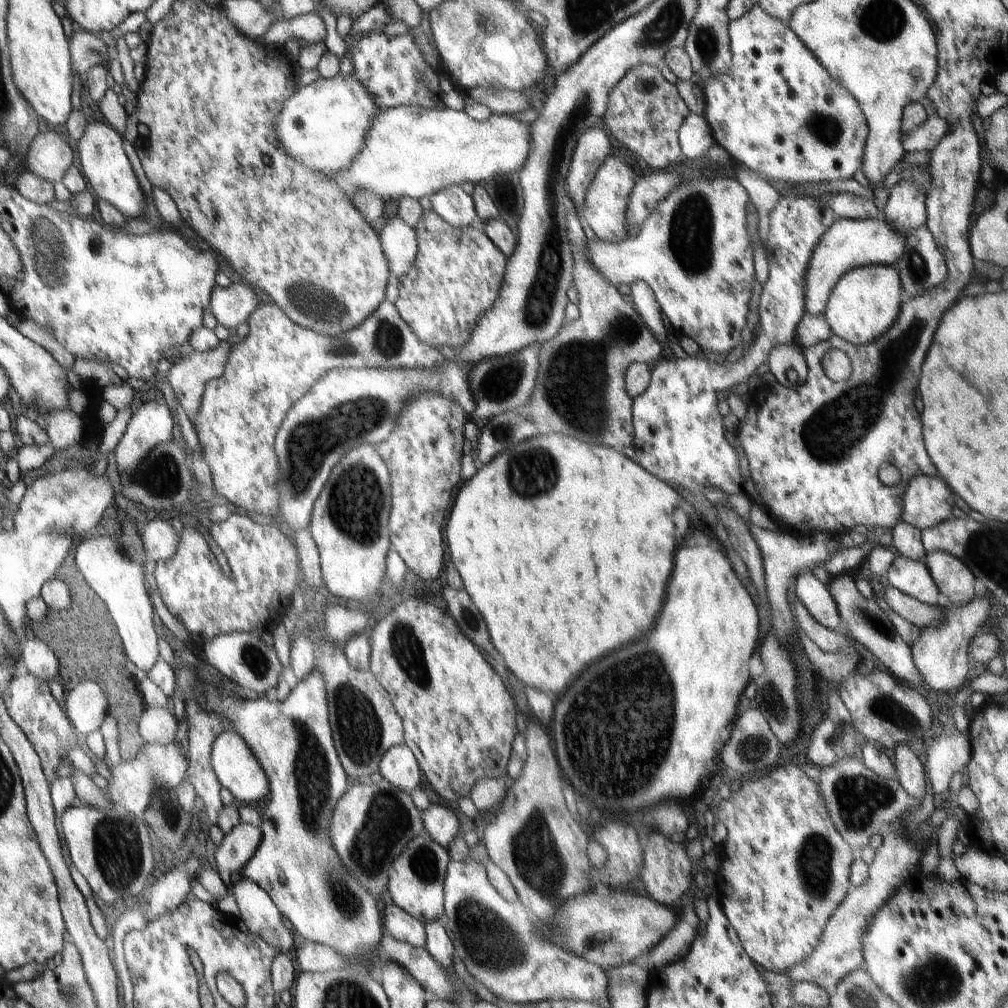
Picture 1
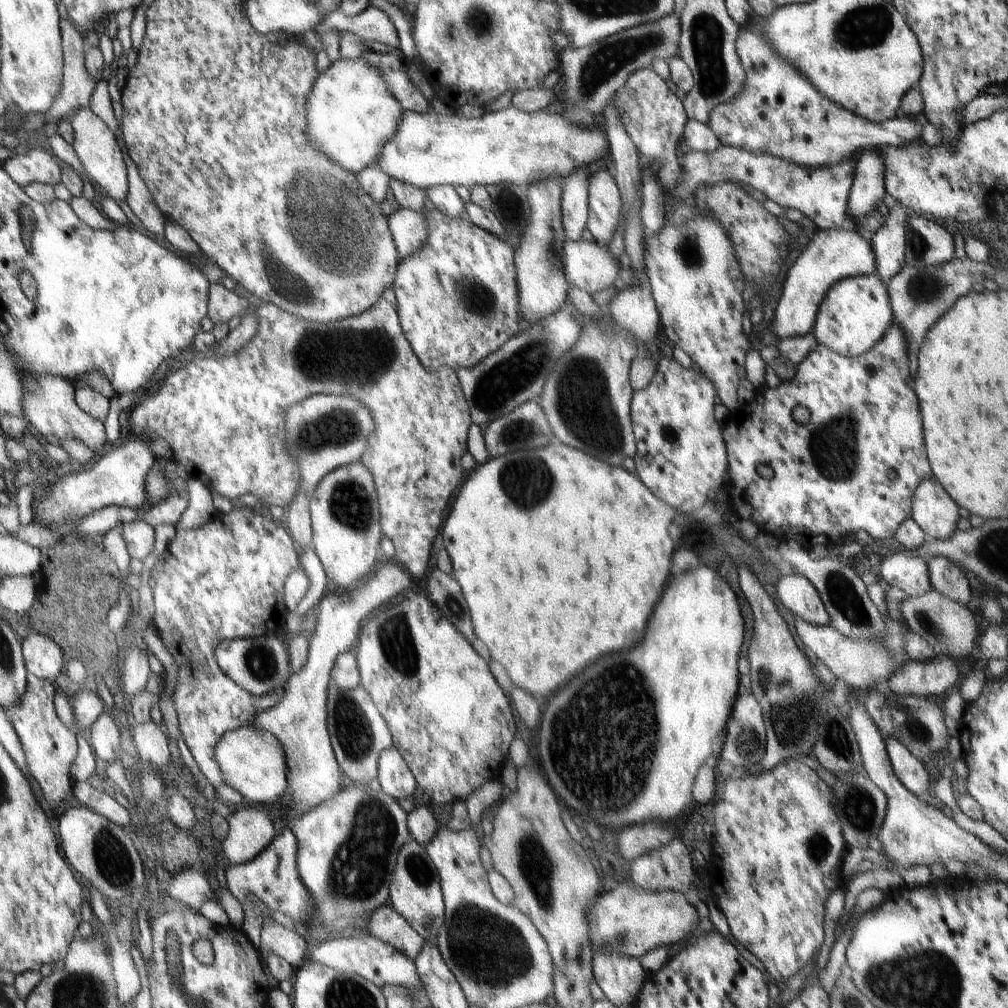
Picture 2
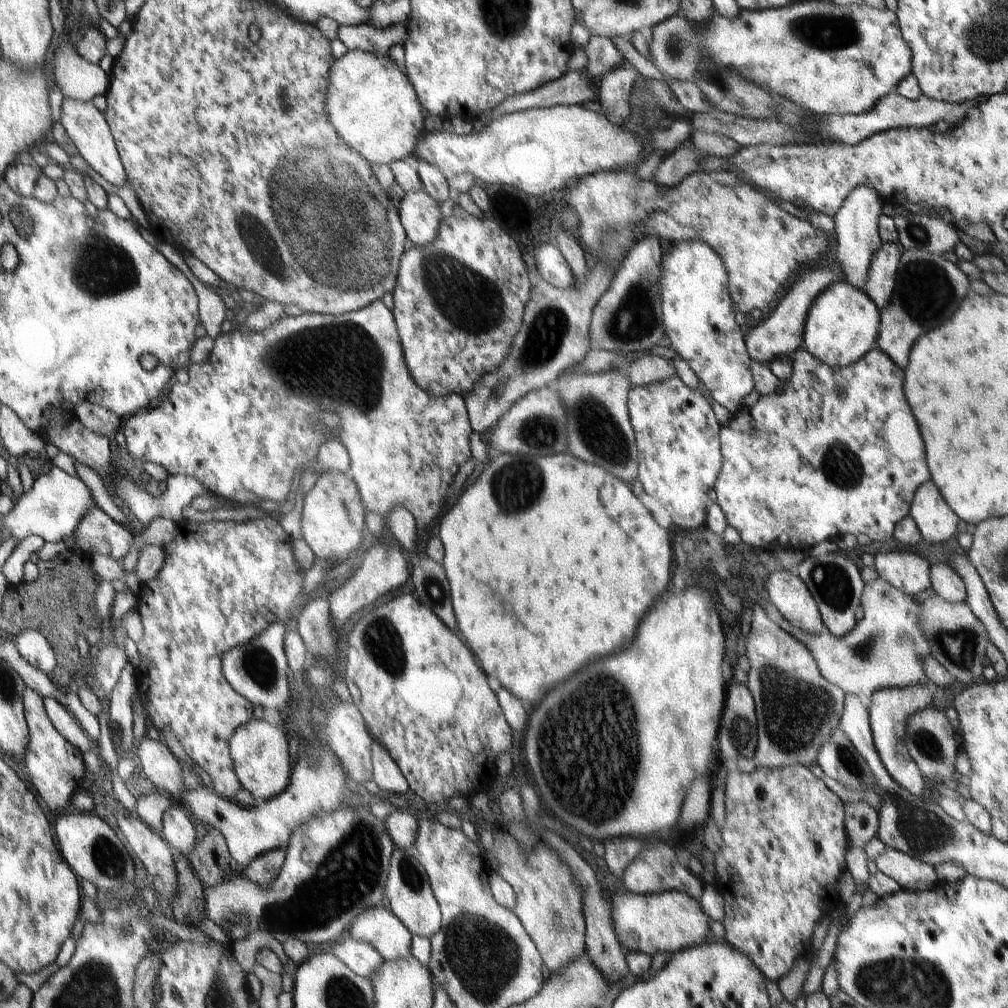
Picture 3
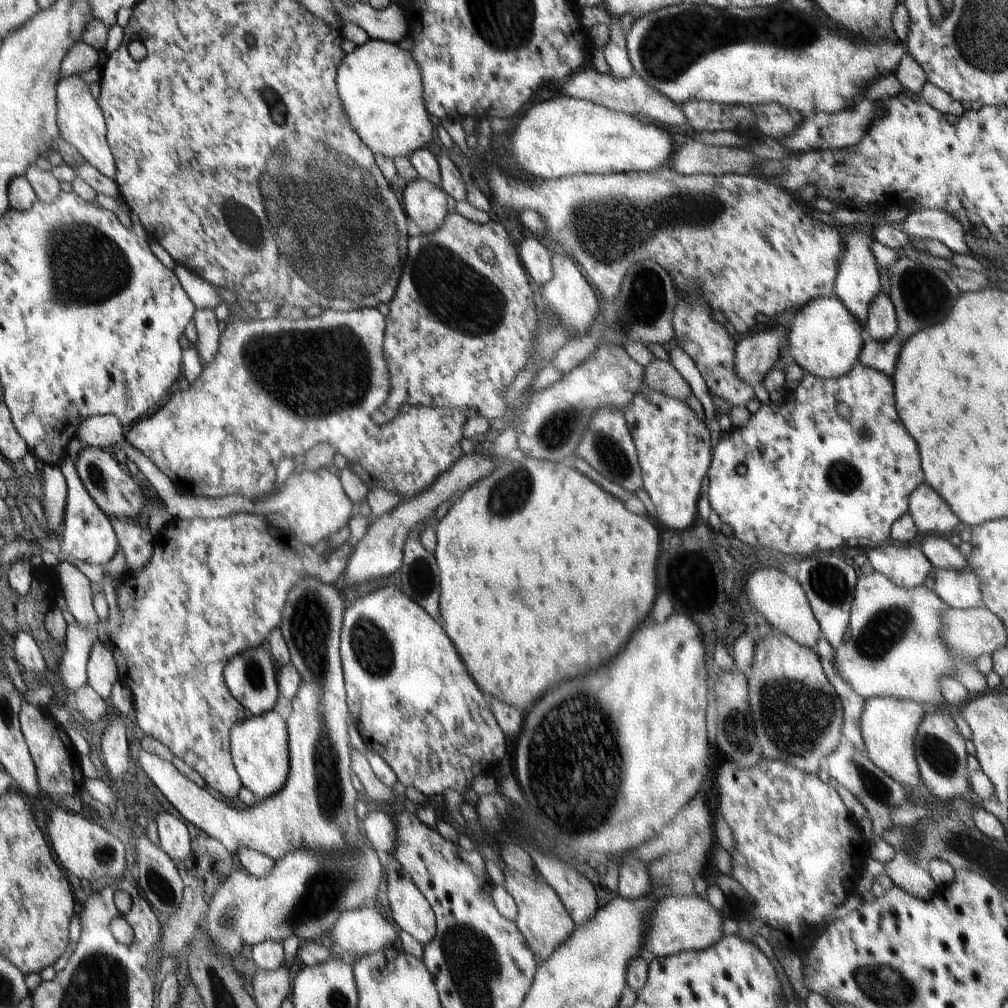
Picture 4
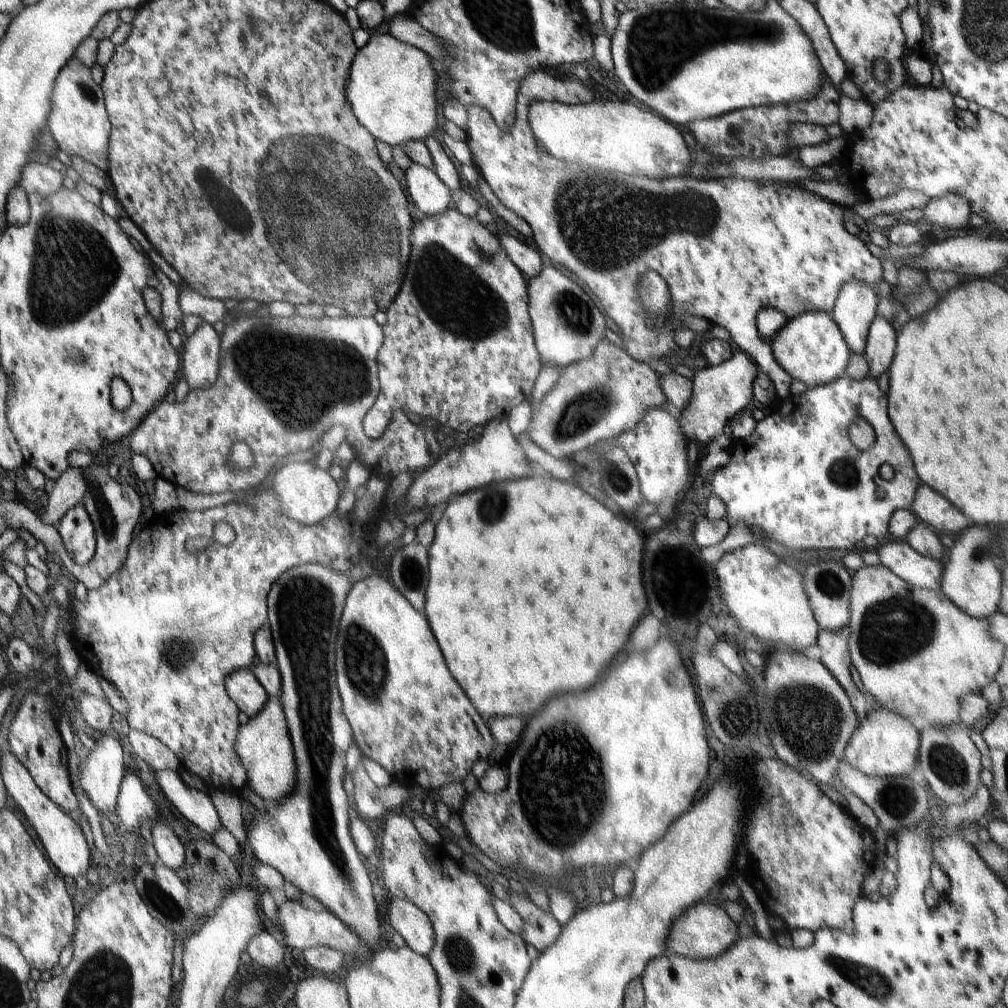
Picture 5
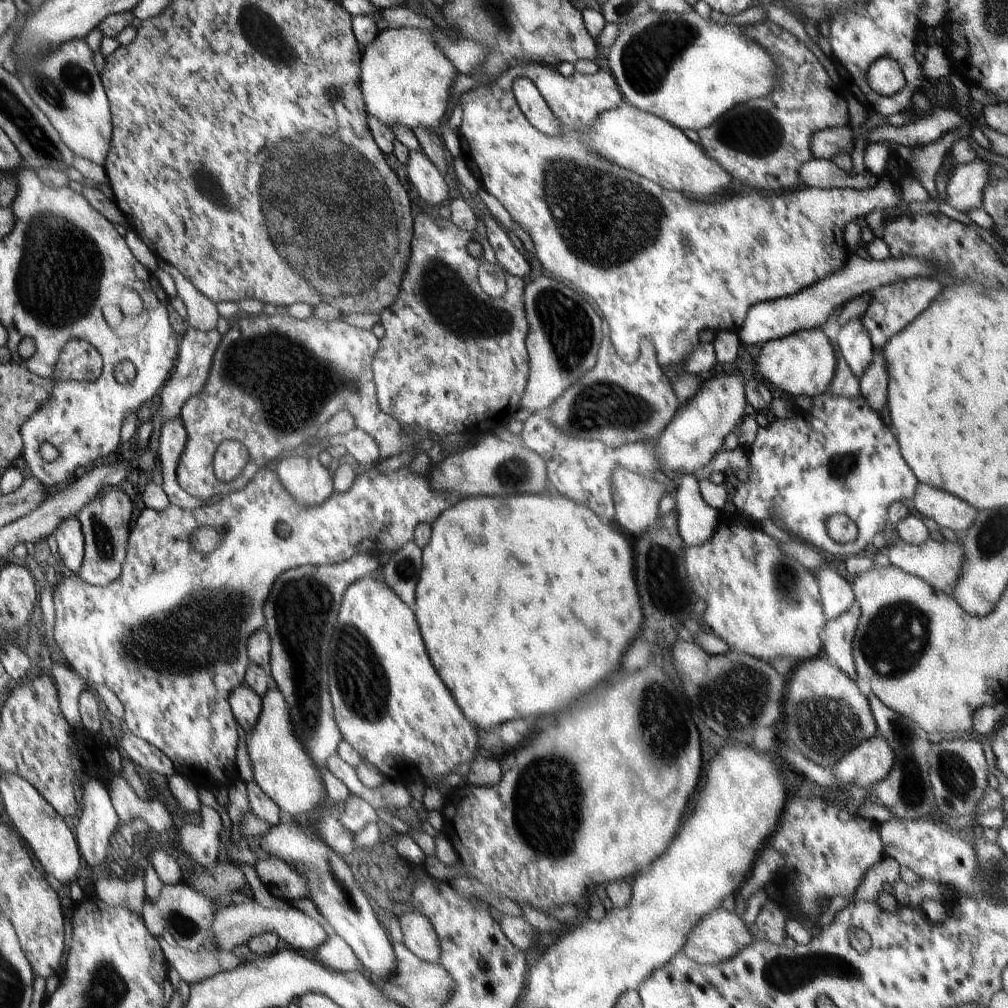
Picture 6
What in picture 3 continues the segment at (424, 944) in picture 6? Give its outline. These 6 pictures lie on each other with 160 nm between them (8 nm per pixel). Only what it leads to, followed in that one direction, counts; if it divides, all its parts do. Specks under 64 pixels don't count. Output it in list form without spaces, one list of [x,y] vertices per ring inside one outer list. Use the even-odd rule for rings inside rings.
[[[394,848],[390,859],[389,875],[386,883],[385,904],[413,934],[422,938],[432,938],[441,925],[441,910],[434,898],[428,875],[415,857]]]

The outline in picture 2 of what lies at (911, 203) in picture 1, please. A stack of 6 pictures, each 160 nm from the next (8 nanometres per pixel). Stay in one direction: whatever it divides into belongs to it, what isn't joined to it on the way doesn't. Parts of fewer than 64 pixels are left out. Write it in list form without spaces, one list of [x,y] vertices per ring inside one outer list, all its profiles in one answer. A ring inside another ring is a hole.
[[[902,205],[895,206],[885,217],[882,228],[868,235],[867,241],[871,246],[875,262],[874,275],[878,275],[885,285],[903,269],[906,263],[905,224],[910,213],[910,210]]]

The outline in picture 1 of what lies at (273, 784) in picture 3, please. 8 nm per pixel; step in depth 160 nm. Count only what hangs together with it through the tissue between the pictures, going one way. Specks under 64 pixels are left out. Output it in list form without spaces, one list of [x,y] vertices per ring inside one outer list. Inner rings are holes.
[[[233,730],[222,732],[214,740],[210,762],[220,786],[228,790],[236,799],[244,802],[246,806],[252,804],[252,802],[260,802],[270,795],[270,784],[268,784],[268,778],[266,778],[264,770],[260,768],[256,756],[246,746],[246,742]]]

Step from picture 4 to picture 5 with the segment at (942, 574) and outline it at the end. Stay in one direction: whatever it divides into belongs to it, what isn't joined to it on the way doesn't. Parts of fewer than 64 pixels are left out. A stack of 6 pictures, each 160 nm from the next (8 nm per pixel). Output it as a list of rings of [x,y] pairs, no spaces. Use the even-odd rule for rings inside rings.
[[[971,522],[969,527],[956,537],[954,547],[948,554],[948,564],[943,568],[941,591],[946,598],[960,607],[960,610],[977,619],[989,618],[998,611],[1003,576],[992,558],[1000,554],[1000,544],[992,531],[984,525]]]

